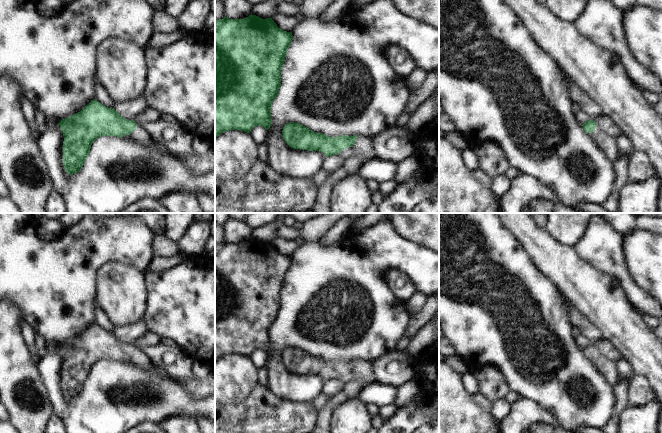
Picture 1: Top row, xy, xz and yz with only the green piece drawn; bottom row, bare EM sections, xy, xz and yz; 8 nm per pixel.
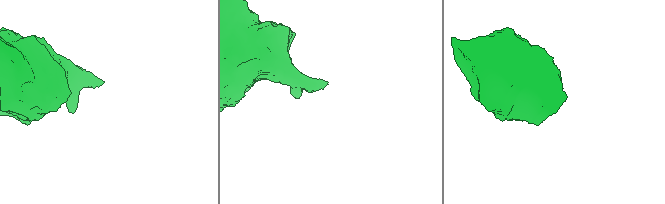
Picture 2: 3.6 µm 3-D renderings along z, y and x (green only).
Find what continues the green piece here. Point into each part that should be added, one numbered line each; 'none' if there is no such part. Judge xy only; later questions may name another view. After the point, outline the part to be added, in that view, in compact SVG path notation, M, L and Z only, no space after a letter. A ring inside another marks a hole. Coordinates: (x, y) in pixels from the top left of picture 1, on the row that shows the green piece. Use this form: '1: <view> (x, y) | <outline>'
1: xy (141, 135) | M137 124L136 130L132 132L130 135L124 135L123 138L131 138L136 140L139 144L151 146L156 141L147 131L147 129L143 125Z

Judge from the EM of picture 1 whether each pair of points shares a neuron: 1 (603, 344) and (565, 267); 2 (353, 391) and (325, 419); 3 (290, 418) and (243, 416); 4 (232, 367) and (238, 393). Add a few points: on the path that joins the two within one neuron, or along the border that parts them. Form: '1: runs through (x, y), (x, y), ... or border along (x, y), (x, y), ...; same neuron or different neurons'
1: border along (603, 336), (620, 353); different neurons
2: runs through (344, 395), (327, 410); same neuron
3: runs through (278, 418), (255, 416); same neuron
4: runs through (232, 373), (232, 379), (238, 387); same neuron

